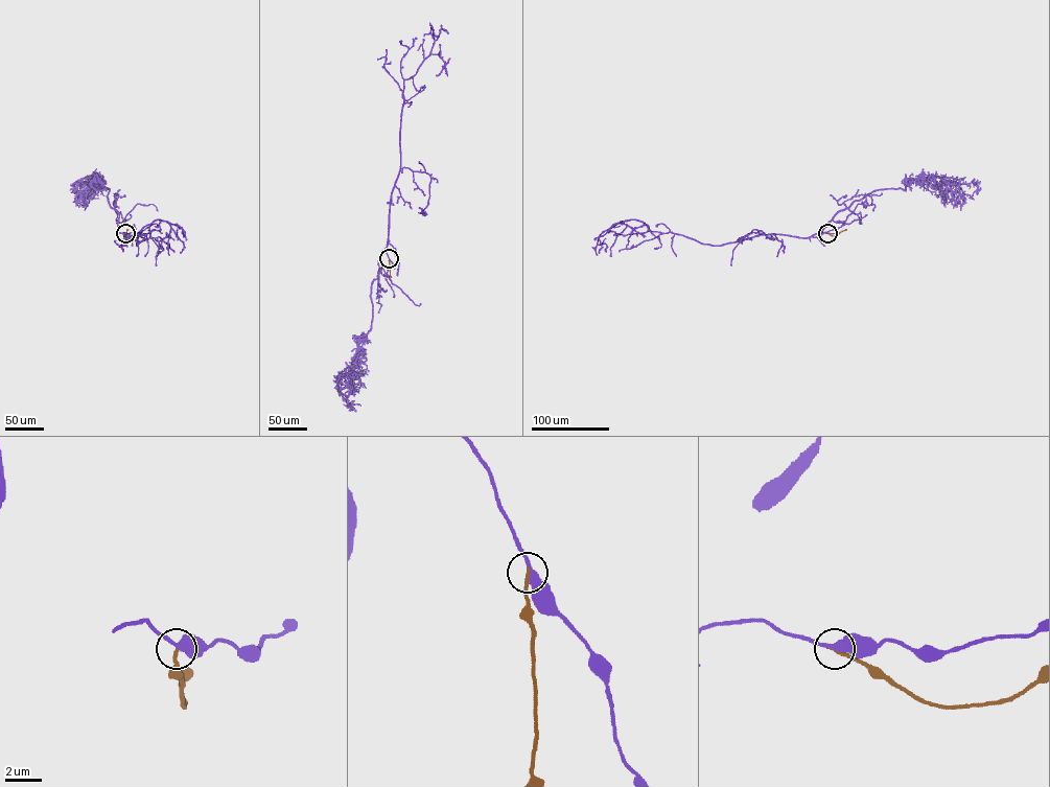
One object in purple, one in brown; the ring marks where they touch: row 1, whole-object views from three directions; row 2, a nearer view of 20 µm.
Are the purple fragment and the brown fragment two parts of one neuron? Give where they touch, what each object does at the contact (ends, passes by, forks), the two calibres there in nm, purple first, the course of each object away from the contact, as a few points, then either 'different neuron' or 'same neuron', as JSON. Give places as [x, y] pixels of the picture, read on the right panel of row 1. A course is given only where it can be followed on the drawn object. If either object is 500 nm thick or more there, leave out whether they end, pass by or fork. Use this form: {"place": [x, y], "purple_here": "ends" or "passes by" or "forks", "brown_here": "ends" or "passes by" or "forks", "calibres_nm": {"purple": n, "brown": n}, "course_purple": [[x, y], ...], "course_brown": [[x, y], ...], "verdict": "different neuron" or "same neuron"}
{"place": [827, 233], "purple_here": "passes by", "brown_here": "ends", "calibres_nm": {"purple": 300, "brown": 200}, "course_purple": [[827, 233], [759, 235], [709, 245], [652, 231], [629, 220], [600, 234], [597, 244], [605, 244], [606, 252]], "course_brown": [[827, 233], [835, 235], [846, 229]], "verdict": "same neuron"}

